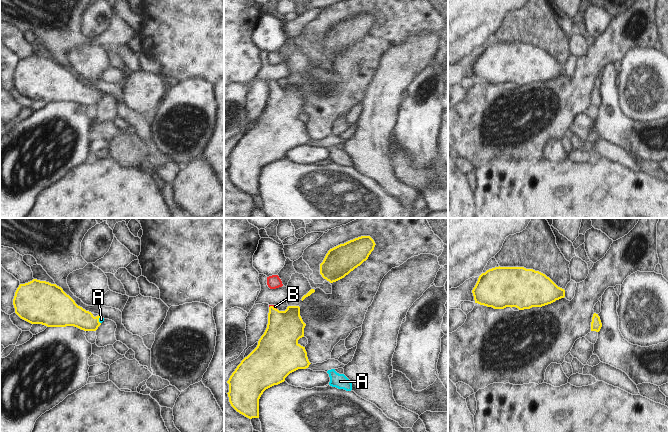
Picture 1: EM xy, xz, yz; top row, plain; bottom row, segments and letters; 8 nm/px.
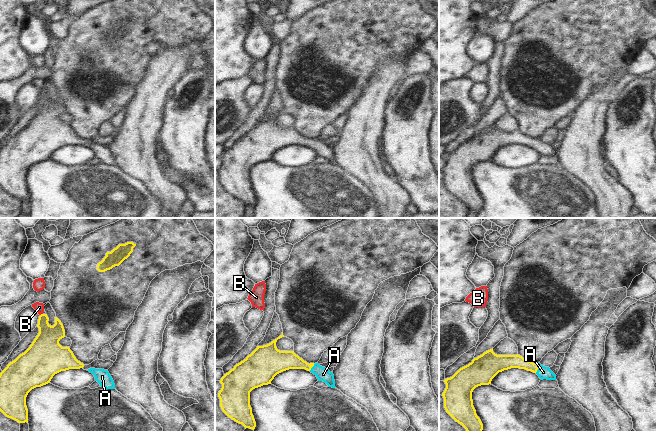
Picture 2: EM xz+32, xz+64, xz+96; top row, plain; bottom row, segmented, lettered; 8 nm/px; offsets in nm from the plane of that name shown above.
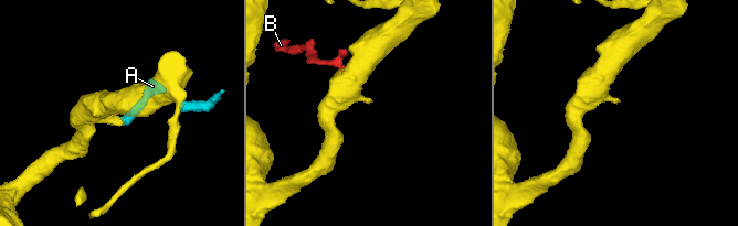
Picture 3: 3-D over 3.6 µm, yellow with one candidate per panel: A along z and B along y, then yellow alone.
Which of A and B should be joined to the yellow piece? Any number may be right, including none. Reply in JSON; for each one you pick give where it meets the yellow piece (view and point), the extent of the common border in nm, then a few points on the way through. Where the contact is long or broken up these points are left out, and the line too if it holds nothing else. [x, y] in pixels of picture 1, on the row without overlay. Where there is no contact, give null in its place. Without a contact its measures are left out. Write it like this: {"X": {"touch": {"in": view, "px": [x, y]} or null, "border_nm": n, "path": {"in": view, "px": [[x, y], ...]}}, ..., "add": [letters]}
{"A": {"touch": {"in": "xy", "px": [98, 96]}, "border_nm": 60, "path": {"in": "xy", "px": [[68, 89], [84, 96], [98, 96], [101, 95]]}}, "B": {"touch": {"in": "xz", "px": [272, 82]}, "border_nm": 70, "path": {"in": "xz", "px": [[284, 105], [275, 93], [272, 82], [275, 82]]}}, "add": ["A", "B"]}

